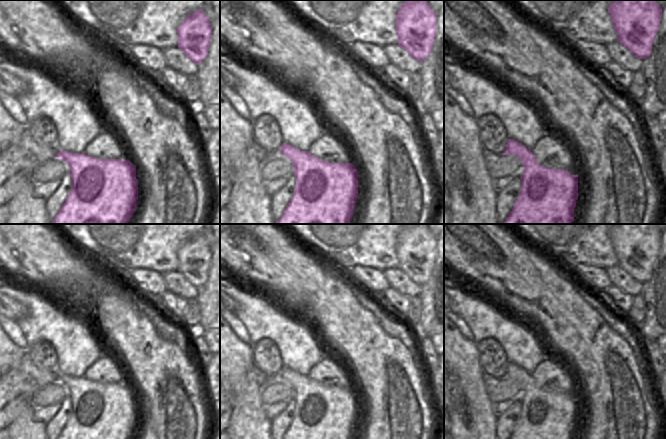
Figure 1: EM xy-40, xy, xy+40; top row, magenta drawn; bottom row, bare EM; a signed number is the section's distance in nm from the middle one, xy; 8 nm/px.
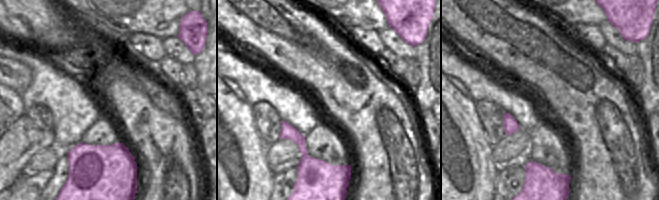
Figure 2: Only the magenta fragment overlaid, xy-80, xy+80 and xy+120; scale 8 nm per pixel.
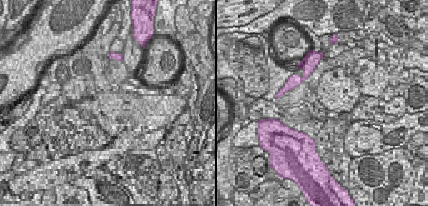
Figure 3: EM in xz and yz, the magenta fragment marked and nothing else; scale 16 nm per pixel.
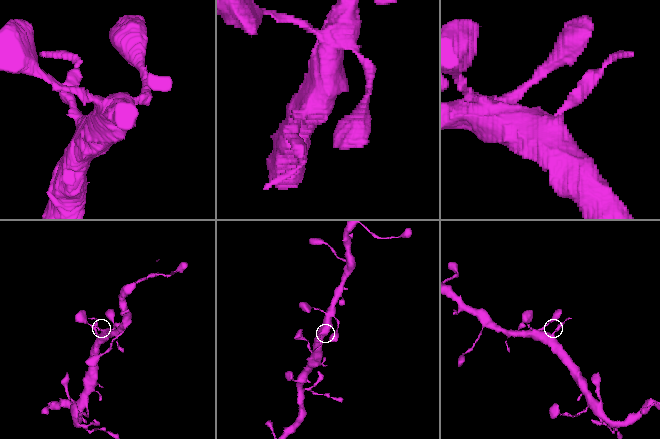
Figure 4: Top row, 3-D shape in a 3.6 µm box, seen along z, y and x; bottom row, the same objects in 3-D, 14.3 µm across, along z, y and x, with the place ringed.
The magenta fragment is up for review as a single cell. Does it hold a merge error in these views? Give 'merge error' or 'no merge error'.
merge error

